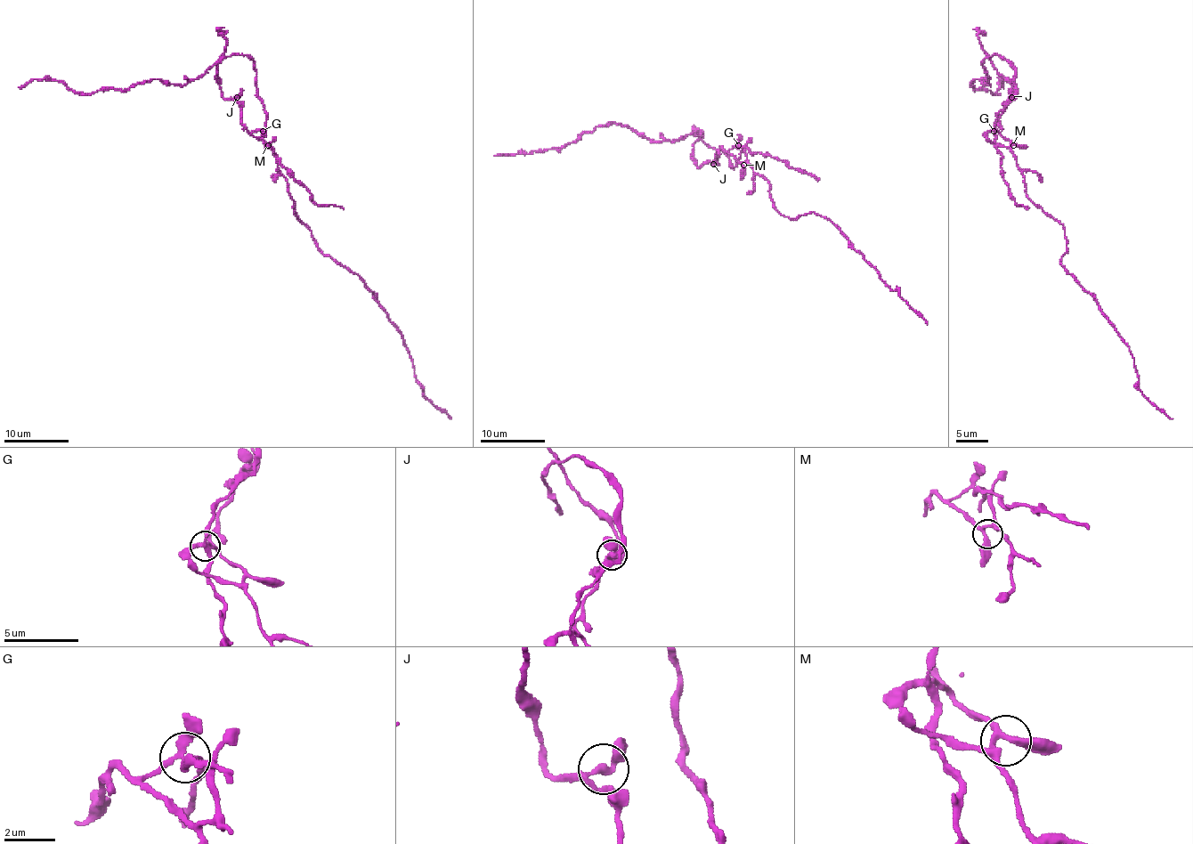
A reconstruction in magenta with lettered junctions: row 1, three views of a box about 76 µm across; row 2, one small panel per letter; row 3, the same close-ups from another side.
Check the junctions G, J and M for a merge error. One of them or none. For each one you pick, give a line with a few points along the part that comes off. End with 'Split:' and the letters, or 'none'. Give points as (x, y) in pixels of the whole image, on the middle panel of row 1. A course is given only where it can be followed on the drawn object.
G: course (739, 146), (741, 158), (732, 166), (723, 150), (693, 134), (658, 141), (606, 123), (560, 147), (494, 156)
Split: G

